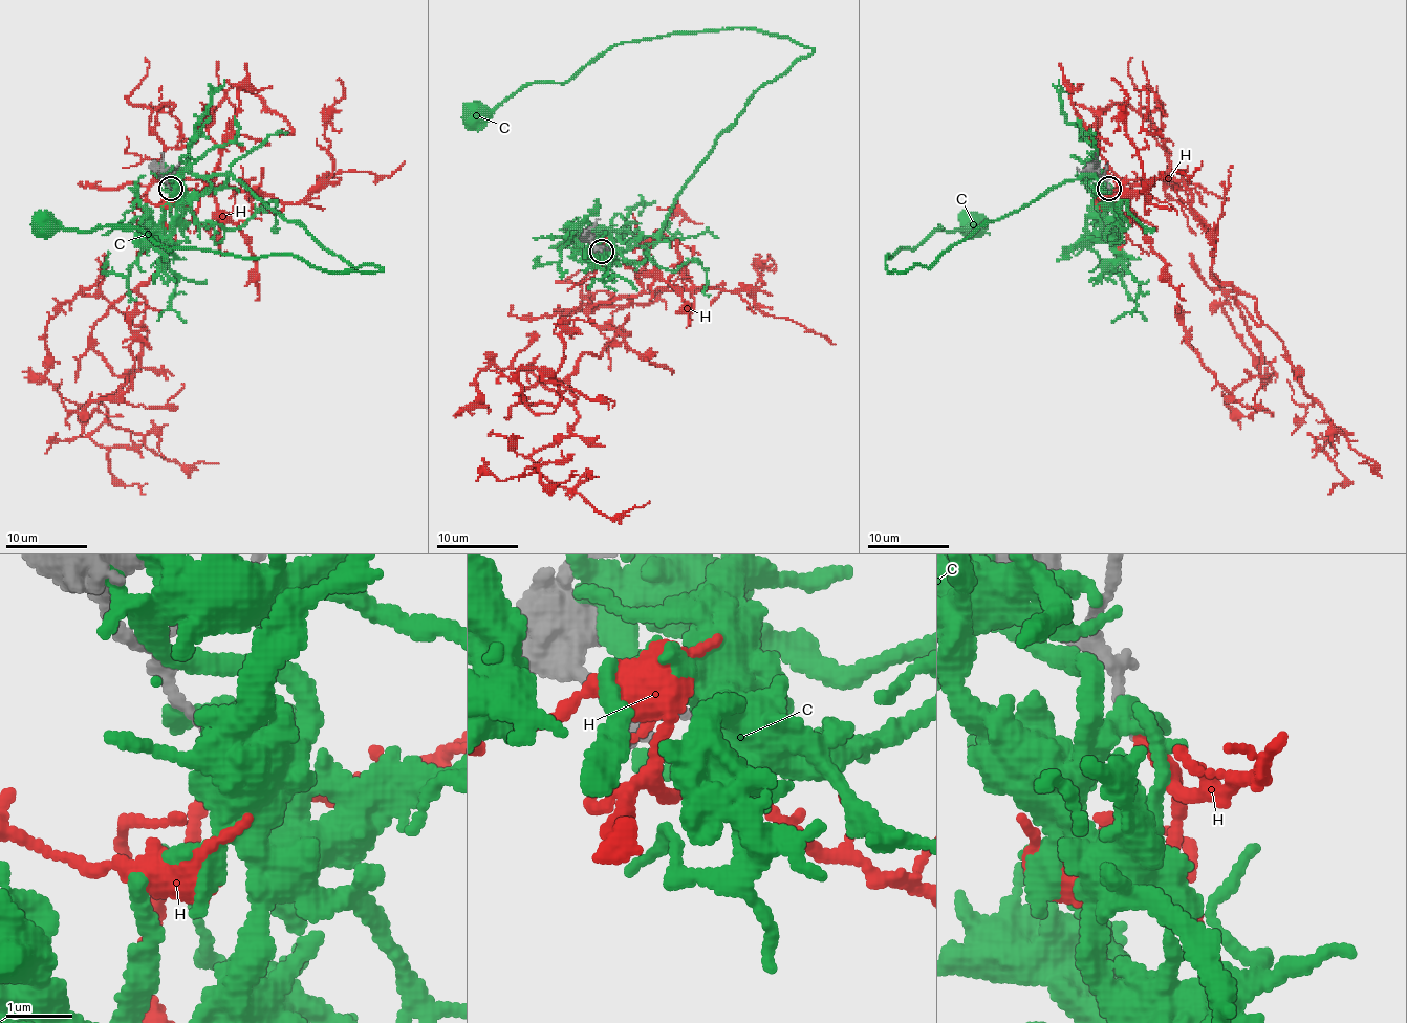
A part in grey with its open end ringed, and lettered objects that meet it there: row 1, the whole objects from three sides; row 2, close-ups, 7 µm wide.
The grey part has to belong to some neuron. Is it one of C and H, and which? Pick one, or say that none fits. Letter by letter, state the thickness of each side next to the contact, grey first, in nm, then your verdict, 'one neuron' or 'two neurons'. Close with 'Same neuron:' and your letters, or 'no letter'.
C: calibres 180 and 240 nm; two neurons
H: calibres 150 and 140 nm; one neuron
Same neuron: H

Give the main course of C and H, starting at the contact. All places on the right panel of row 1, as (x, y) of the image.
C: (1107, 186), (1097, 171), (1053, 186), (928, 267), (885, 267), (887, 255), (940, 226), (977, 224)
H: (1109, 188), (1183, 183), (1213, 238), (1209, 274), (1256, 300), (1301, 388), (1375, 465), (1359, 463)

